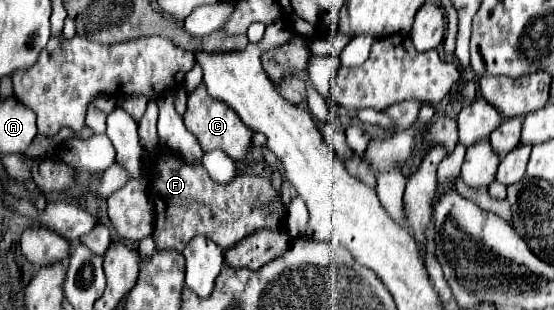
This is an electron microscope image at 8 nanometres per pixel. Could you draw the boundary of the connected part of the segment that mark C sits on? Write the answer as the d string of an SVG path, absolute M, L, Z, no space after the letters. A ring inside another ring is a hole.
M200 85L196 91L188 95L188 109L184 113L184 125L188 127L190 133L198 137L204 151L222 149L234 161L242 161L252 147L254 131L248 125L244 125L244 121L238 117L238 113L234 113L234 109L230 109L226 103L218 99L212 99L206 91L206 85Z

